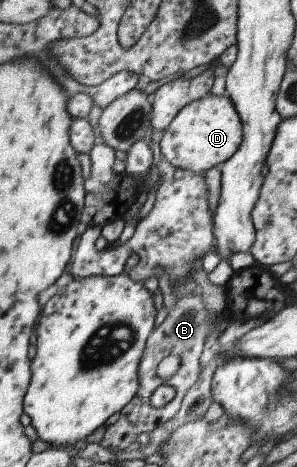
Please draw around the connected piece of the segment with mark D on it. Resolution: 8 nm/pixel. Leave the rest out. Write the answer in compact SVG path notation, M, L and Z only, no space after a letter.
M211 92L201 99L192 101L182 107L171 123L163 131L160 139L160 150L163 157L169 161L174 168L183 169L186 173L206 173L209 169L220 166L229 161L243 143L243 129L241 119L230 98L216 96Z

